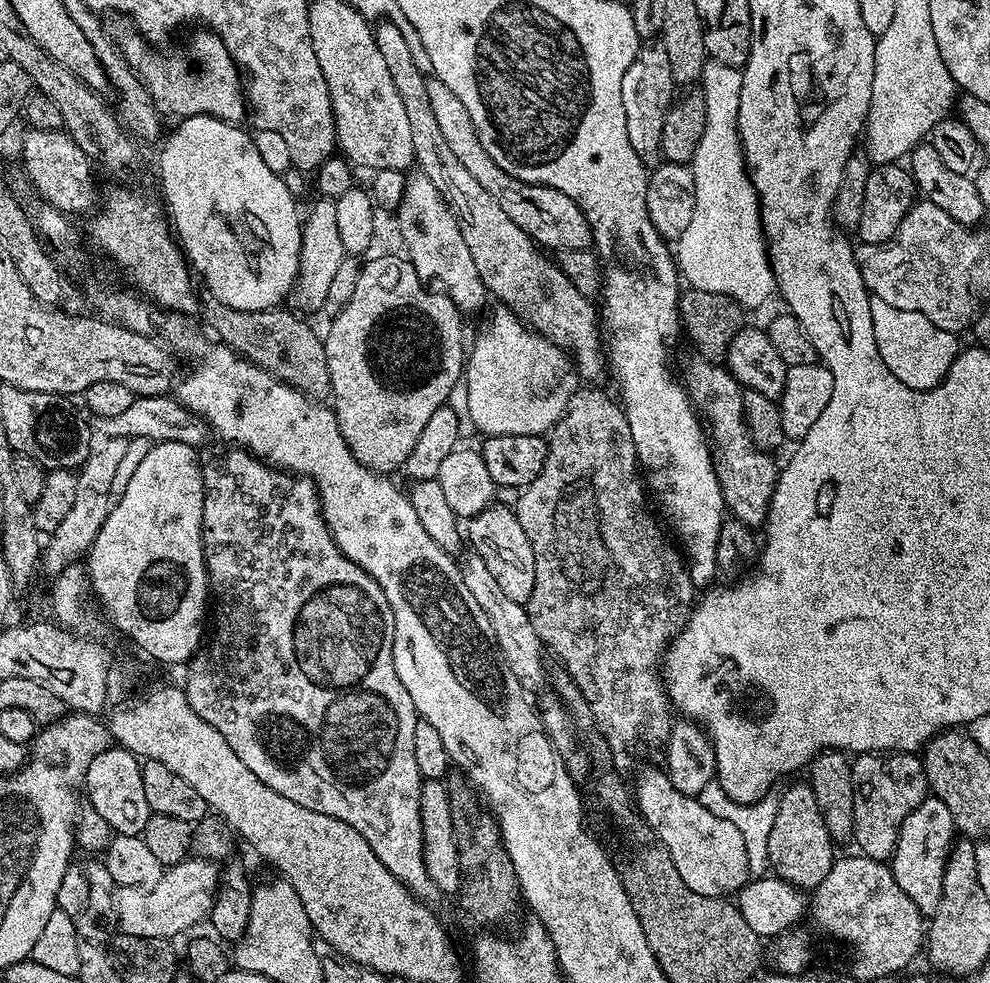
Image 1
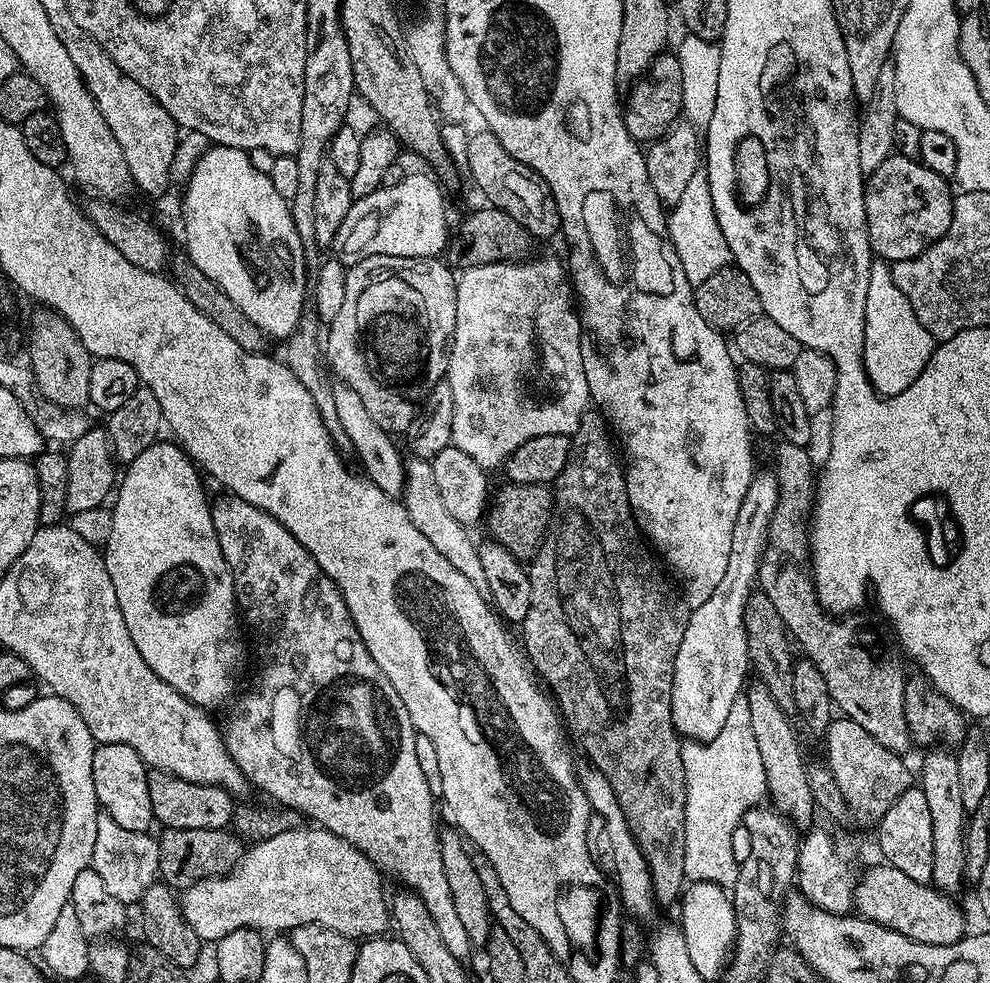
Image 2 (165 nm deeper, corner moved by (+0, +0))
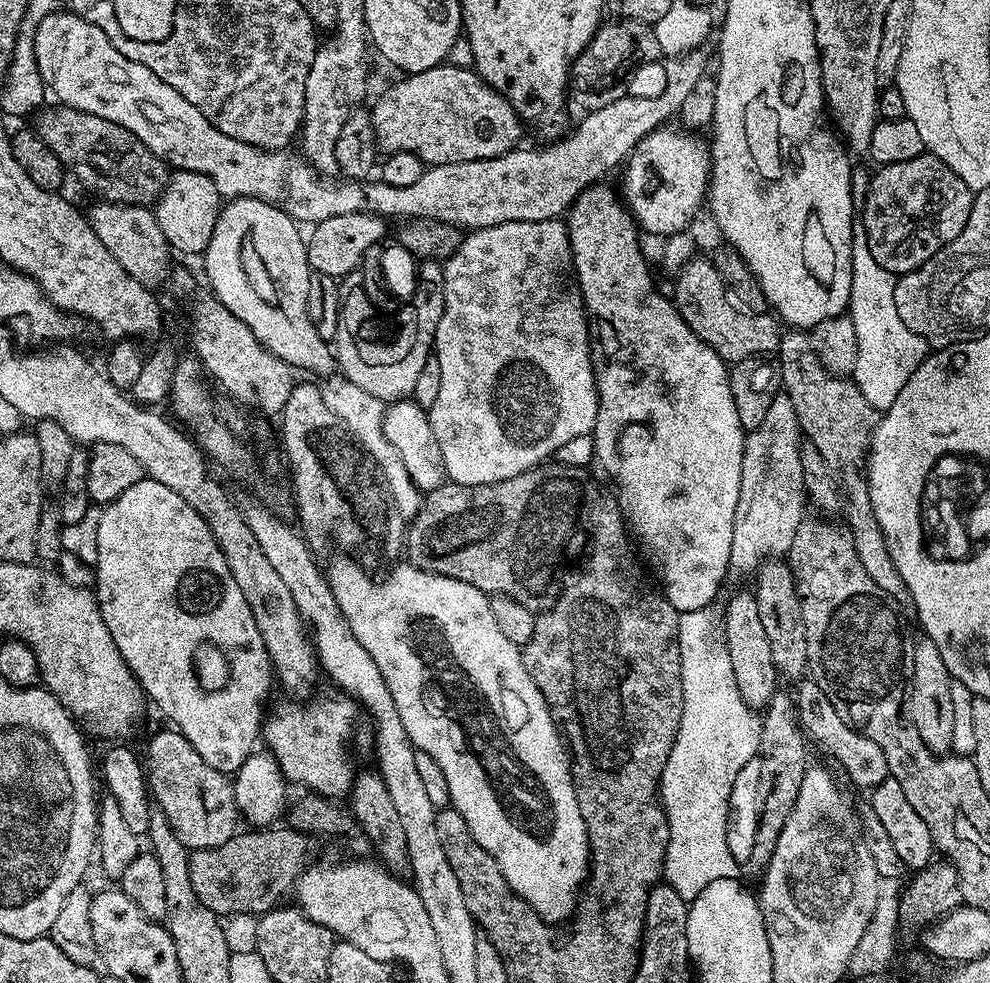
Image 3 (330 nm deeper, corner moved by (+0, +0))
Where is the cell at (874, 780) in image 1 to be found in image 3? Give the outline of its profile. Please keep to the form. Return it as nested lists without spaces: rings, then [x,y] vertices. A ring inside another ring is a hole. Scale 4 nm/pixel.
[[[801,679],[798,687],[800,689],[794,692],[796,719],[799,720],[800,727],[805,733],[811,739],[813,736],[814,739],[820,740],[821,746],[840,763],[841,770],[858,787],[871,790],[881,784],[889,776],[886,754],[882,754],[882,746],[878,746],[878,742],[870,742],[870,738],[866,738],[858,730],[851,728],[842,718],[842,714],[838,714],[838,710],[830,706],[830,698],[826,698],[826,694],[818,690],[818,686],[812,679]]]

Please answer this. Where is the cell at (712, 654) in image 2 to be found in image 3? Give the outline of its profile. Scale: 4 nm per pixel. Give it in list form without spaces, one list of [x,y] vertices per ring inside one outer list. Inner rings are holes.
[[[786,394],[774,398],[762,426],[747,433],[742,454],[742,486],[738,494],[738,510],[734,510],[734,542],[730,542],[730,562],[728,571],[733,577],[751,577],[756,569],[769,558],[783,557],[798,534],[798,526],[806,519],[806,497],[804,495],[804,475],[800,445],[802,433],[798,414],[794,414],[794,402]]]

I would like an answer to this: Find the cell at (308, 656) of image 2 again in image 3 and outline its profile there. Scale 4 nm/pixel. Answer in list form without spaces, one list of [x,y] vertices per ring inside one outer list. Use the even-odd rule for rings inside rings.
[[[331,691],[318,693],[308,705],[292,702],[296,704],[280,704],[273,712],[271,709],[262,725],[262,744],[280,764],[280,770],[289,785],[301,784],[304,790],[316,792],[319,796],[344,798],[351,793],[352,782],[356,778],[357,769],[352,768],[352,752],[348,749],[348,743],[352,740],[356,719],[362,716],[362,709],[348,693]]]

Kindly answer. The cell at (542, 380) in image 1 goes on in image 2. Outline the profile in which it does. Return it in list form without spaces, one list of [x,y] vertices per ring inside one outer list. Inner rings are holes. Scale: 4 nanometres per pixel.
[[[540,256],[537,260],[523,262],[503,262],[483,264],[465,268],[456,282],[456,325],[452,335],[452,349],[448,352],[448,375],[450,394],[454,394],[454,414],[452,415],[452,444],[478,464],[483,470],[498,469],[518,450],[524,442],[539,438],[544,434],[560,434],[571,437],[578,430],[590,401],[586,386],[586,370],[582,370],[582,342],[580,341],[580,314],[574,303],[574,289],[569,273],[552,256]]]

